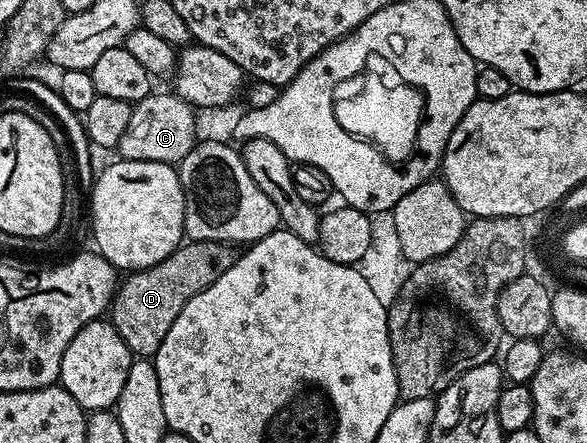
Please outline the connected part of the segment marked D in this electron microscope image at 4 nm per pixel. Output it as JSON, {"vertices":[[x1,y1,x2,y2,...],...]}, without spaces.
{"vertices":[[217,241,184,242,176,251,169,253,165,261,153,265,144,271,132,271,120,282,115,298,109,308,109,322,117,329,121,341,131,350,135,357,153,357,157,349,161,349,161,341,165,341,165,333,173,329,173,321,177,321,177,313,197,297,225,269,235,264,237,251,230,243]]}

